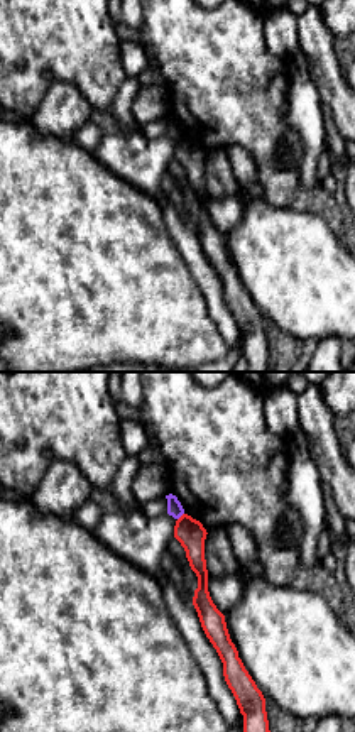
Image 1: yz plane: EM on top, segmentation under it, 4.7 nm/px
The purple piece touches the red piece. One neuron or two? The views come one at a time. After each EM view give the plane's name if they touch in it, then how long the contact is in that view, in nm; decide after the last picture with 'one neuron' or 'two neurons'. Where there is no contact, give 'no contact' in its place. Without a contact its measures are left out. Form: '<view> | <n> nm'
yz | 50 nm

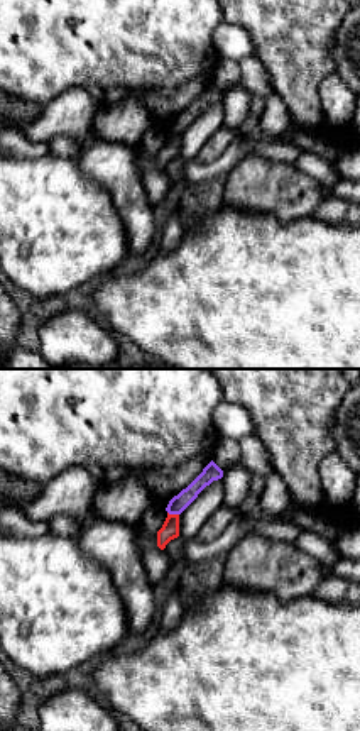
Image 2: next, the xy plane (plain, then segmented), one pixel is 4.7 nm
xy | 60 nm

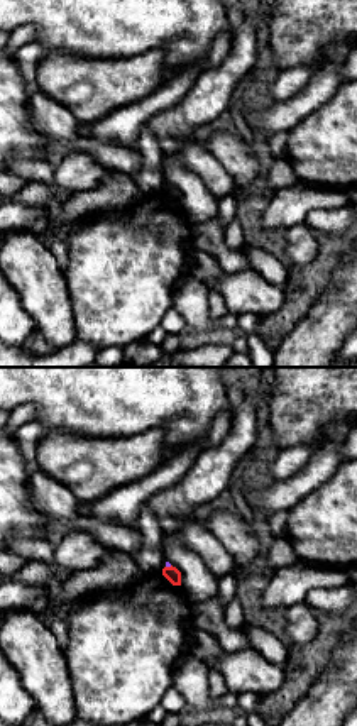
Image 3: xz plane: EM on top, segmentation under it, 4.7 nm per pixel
xz | 30 nm

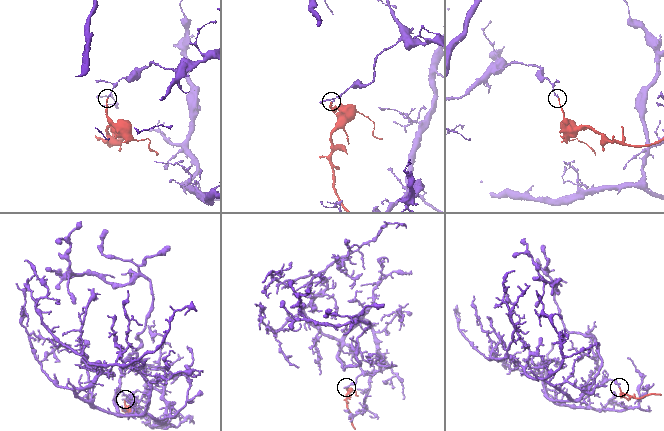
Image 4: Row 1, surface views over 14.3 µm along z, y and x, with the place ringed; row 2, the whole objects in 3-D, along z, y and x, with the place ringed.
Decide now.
two neurons

